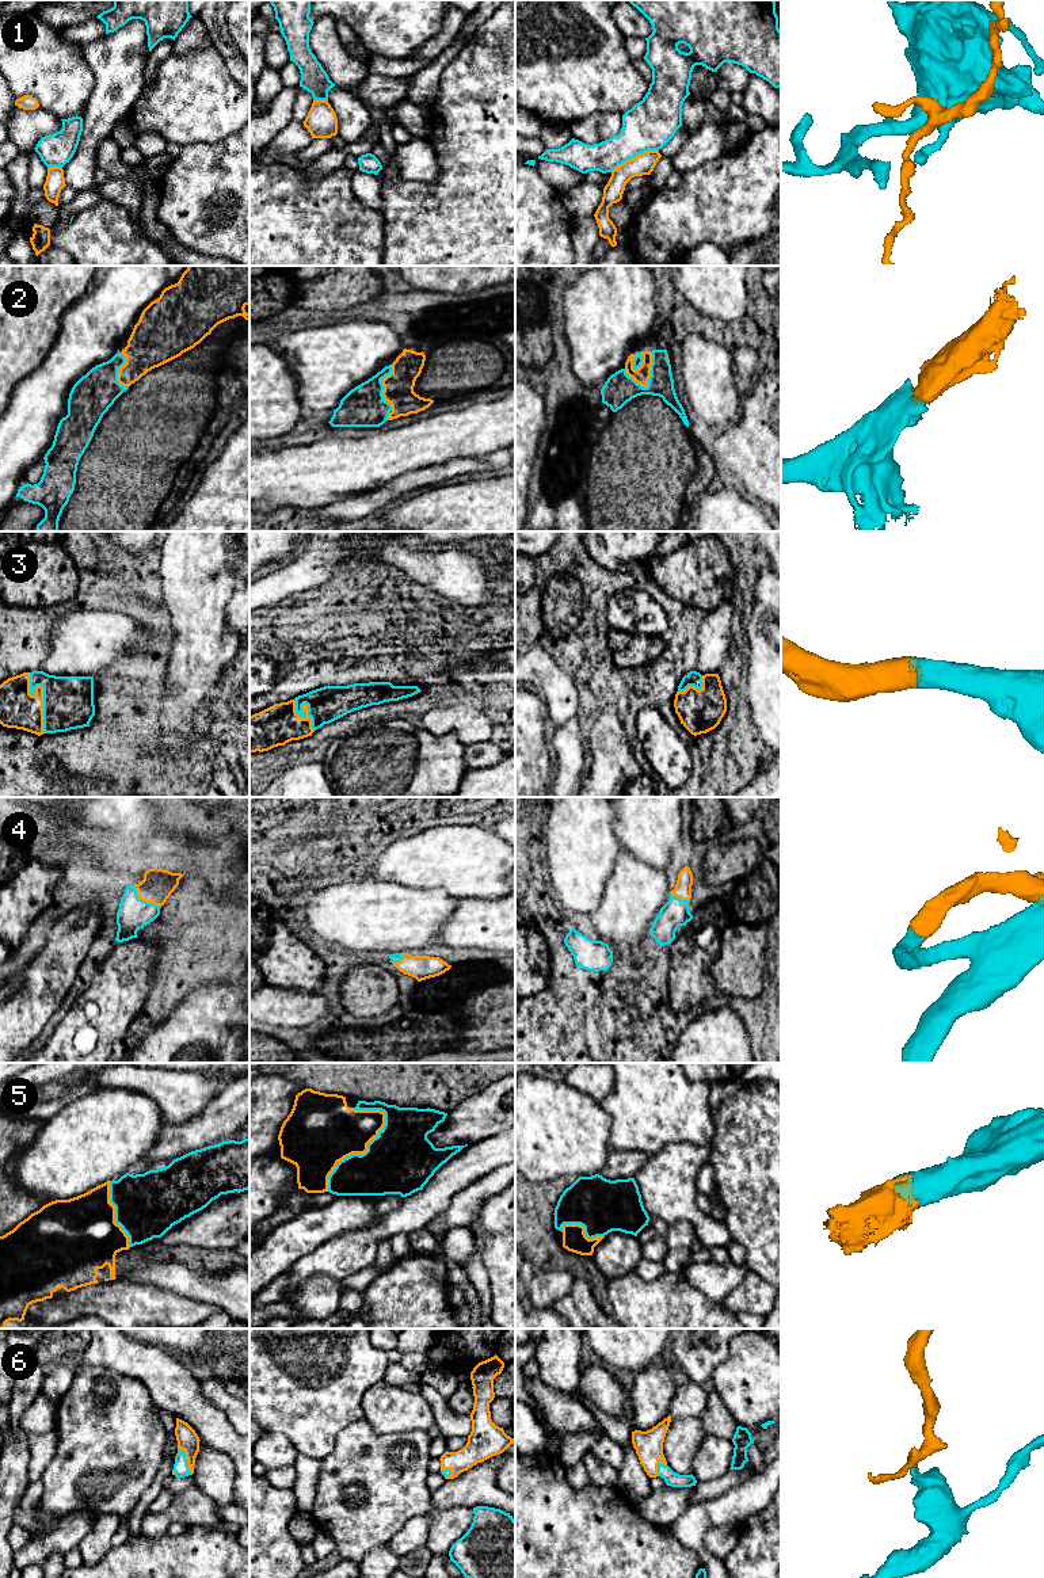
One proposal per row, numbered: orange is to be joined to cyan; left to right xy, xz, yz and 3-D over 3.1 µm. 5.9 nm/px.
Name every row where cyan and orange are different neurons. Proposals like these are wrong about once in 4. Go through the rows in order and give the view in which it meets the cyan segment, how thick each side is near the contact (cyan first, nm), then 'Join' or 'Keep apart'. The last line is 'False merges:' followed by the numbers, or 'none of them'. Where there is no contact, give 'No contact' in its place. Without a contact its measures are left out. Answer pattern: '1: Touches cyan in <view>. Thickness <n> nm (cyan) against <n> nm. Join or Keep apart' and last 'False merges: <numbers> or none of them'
1: Touches cyan in yz. Thickness 300 nm (cyan) against 130 nm. Keep apart
2: Touches cyan in yz. Thickness 180 nm (cyan) against 90 nm. Join
3: Touches cyan in xy. Thickness 300 nm (cyan) against 220 nm. Join
4: Touches cyan in xy. Thickness 190 nm (cyan) against 190 nm. Join
5: Touches cyan in xz. Thickness 400 nm (cyan) against 400 nm. Join
6: Touches cyan in xy. Thickness 90 nm (cyan) against 130 nm. Join
False merges: 1

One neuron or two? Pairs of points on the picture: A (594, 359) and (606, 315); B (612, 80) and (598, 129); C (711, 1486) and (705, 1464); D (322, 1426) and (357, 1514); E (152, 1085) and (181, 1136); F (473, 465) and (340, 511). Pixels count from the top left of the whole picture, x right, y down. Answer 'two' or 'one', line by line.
A: one
B: two
C: two
D: two
E: two
F: one

